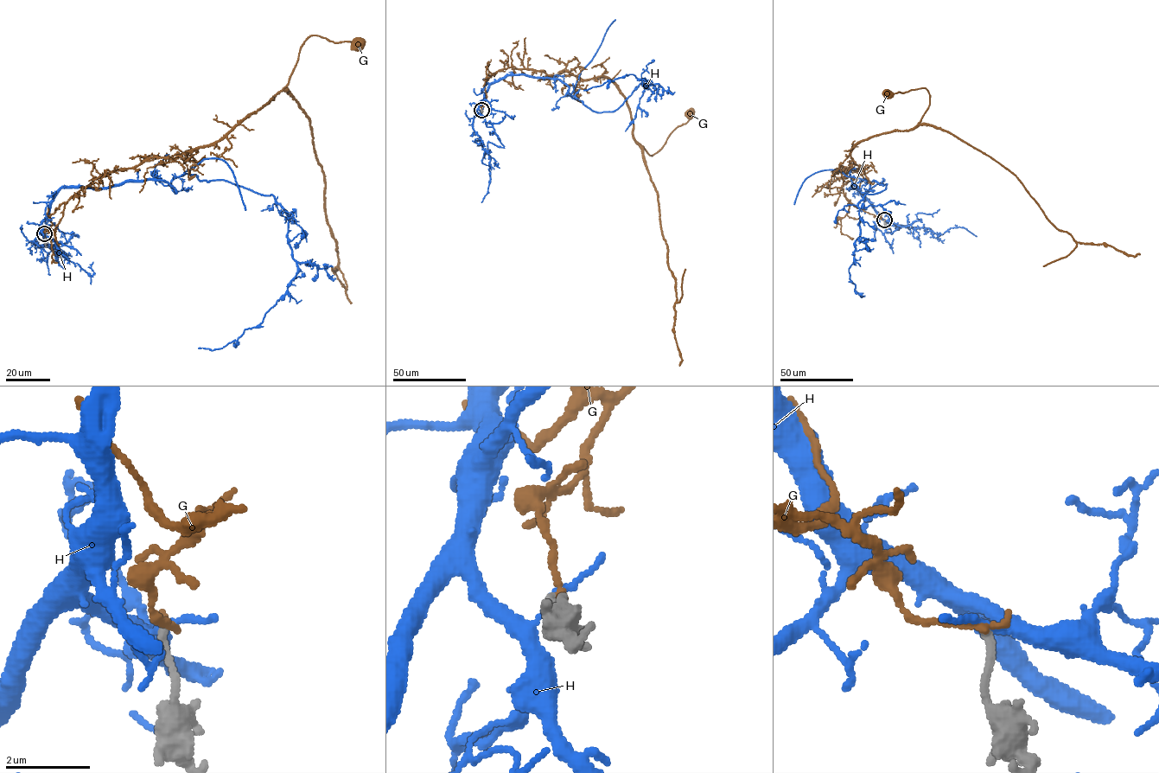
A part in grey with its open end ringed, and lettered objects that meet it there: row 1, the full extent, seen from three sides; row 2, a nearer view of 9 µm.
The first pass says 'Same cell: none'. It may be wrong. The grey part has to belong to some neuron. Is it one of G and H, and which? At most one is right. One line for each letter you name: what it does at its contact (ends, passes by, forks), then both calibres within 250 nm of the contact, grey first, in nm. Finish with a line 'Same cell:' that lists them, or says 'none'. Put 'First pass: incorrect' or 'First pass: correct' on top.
First pass: correct
Same cell: none

